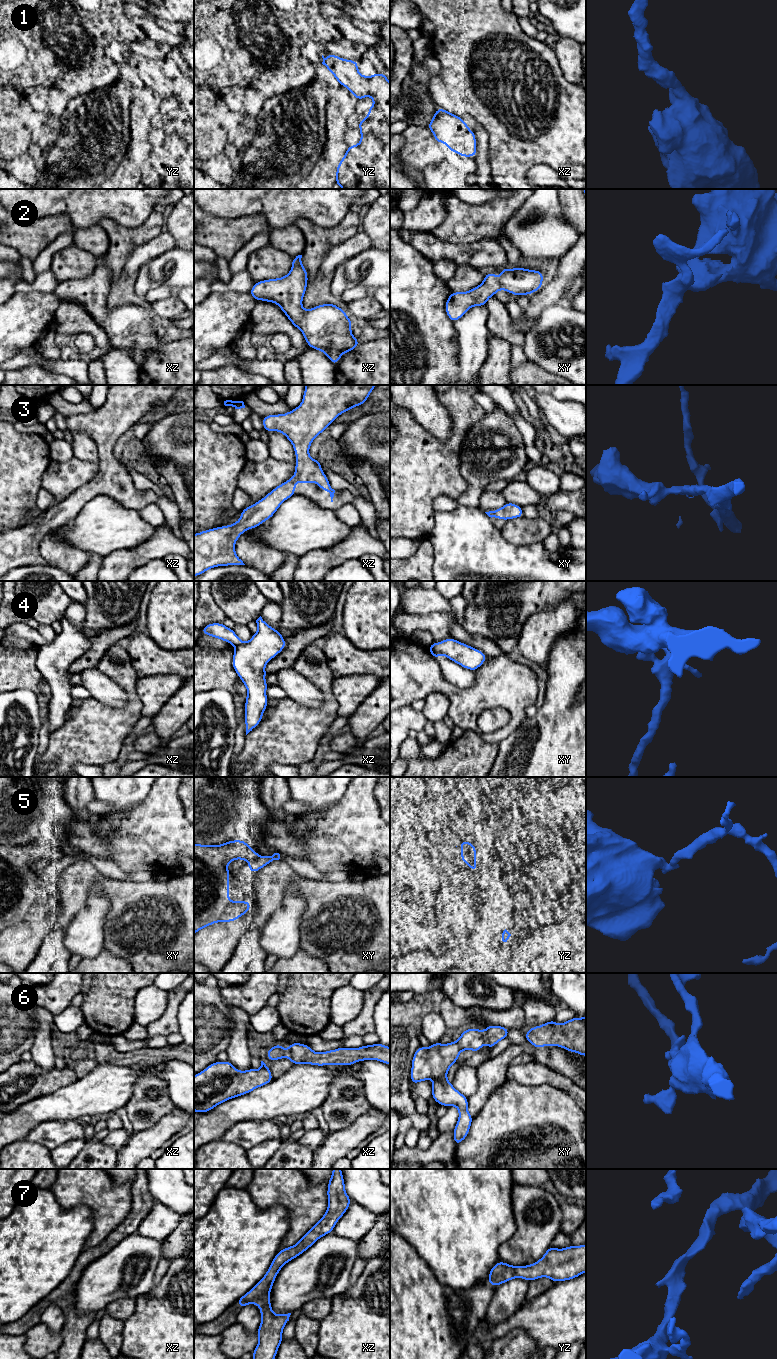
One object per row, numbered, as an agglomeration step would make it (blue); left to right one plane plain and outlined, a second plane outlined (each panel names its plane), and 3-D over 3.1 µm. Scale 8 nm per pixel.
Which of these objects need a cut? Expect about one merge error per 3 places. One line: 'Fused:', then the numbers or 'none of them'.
Fused: 4, 5, 6

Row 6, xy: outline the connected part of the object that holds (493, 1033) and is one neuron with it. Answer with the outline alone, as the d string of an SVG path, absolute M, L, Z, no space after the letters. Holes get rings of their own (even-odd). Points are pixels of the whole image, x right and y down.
M497 1025L486 1027L483 1031L486 1045L492 1049L500 1040L507 1038L509 1031L510 1029Z

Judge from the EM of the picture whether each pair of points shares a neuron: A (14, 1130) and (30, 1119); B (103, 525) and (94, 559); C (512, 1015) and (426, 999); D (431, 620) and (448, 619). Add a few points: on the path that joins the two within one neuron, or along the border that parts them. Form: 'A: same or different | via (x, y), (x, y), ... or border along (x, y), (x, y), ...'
A: same | via (18, 1126), (26, 1119)
B: different | border along (88, 552), (103, 556)
C: same | via (491, 1017), (453, 1015), (447, 1009)
D: same | via (435, 620), (444, 620)

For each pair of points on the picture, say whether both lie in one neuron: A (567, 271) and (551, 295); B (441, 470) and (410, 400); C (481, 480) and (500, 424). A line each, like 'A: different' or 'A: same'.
A: same
B: different
C: same

